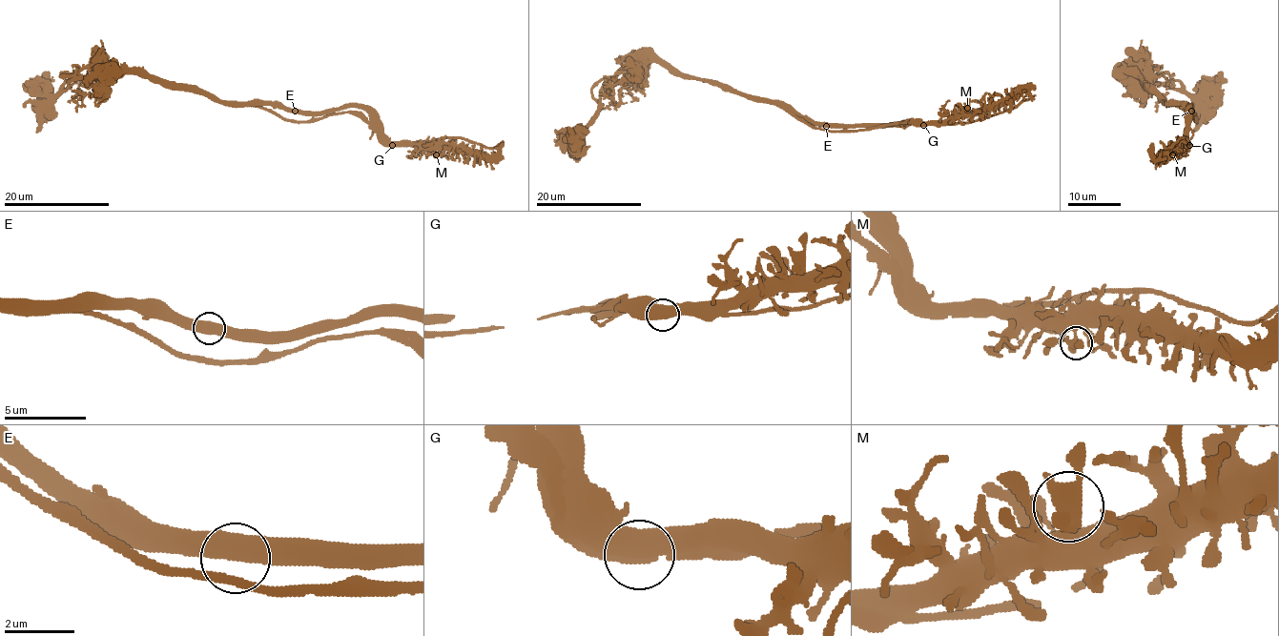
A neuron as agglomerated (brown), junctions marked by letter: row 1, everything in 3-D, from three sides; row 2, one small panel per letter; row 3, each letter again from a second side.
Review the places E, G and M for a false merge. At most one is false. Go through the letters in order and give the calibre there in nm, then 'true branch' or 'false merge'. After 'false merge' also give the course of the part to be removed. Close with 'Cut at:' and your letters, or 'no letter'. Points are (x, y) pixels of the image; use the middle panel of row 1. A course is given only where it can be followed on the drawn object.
E: calibre 500 nm; true branch
G: calibre 550 nm; false merge; course (924, 125), (815, 129), (648, 50), (591, 91), (600, 111), (583, 132), (567, 126)
M: calibre 500 nm; true branch
Cut at: G

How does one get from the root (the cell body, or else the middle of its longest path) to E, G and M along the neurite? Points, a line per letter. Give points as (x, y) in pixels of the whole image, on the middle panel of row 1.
E: (644, 57), (648, 62), (667, 62), (682, 73), (715, 80), (751, 96), (788, 104), (802, 115), (826, 126)
G: (644, 57), (788, 104), (817, 122), (924, 125)
M: (644, 57), (788, 104), (817, 122), (880, 128), (942, 121), (967, 108)

